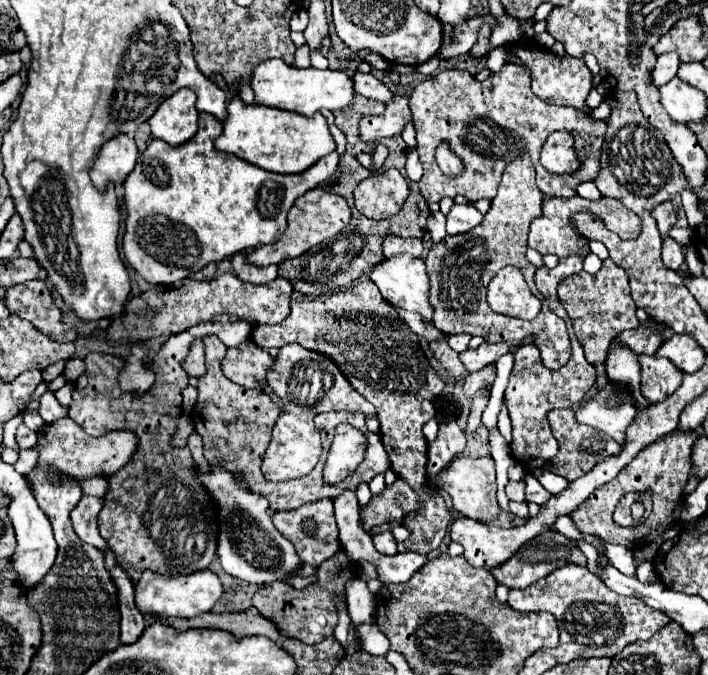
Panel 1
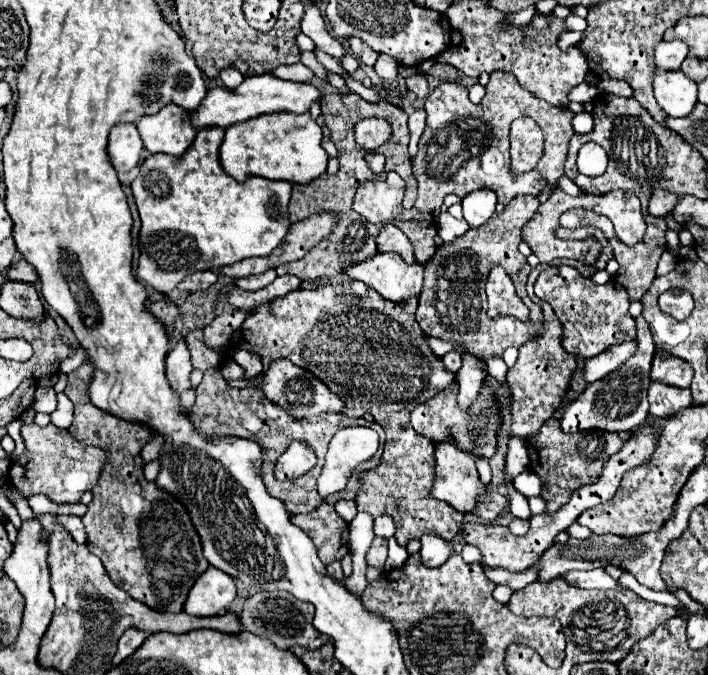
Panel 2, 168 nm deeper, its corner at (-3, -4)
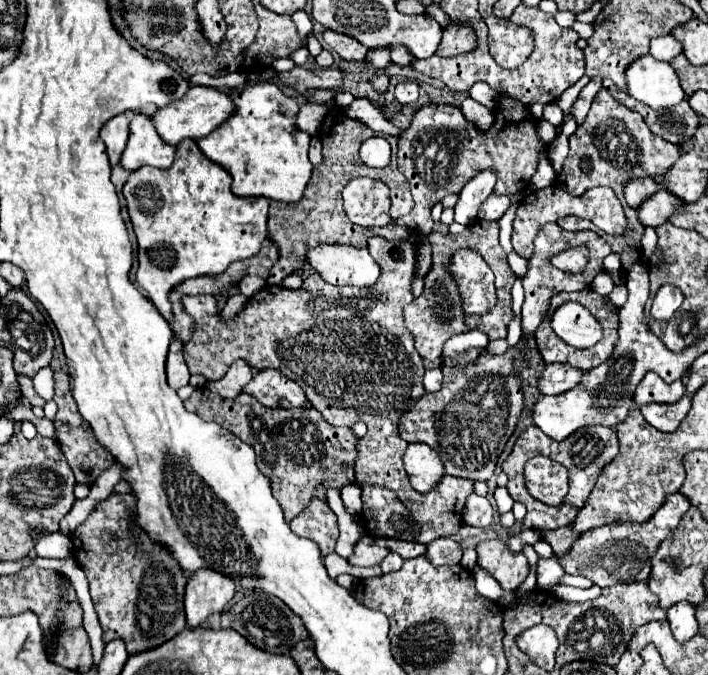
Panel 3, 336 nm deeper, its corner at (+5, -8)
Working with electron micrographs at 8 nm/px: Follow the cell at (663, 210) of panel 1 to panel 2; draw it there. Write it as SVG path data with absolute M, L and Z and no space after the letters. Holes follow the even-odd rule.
M658 188L658 192L652 192L650 196L650 204L648 204L648 212L652 216L666 216L670 214L670 210L674 208L674 204L678 202L678 196L674 196L672 192L666 192L662 188Z

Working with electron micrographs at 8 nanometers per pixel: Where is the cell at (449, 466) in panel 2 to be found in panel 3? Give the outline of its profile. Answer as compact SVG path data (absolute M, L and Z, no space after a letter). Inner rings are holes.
M410 444L404 454L404 468L414 490L426 494L444 478L444 462L428 444Z

